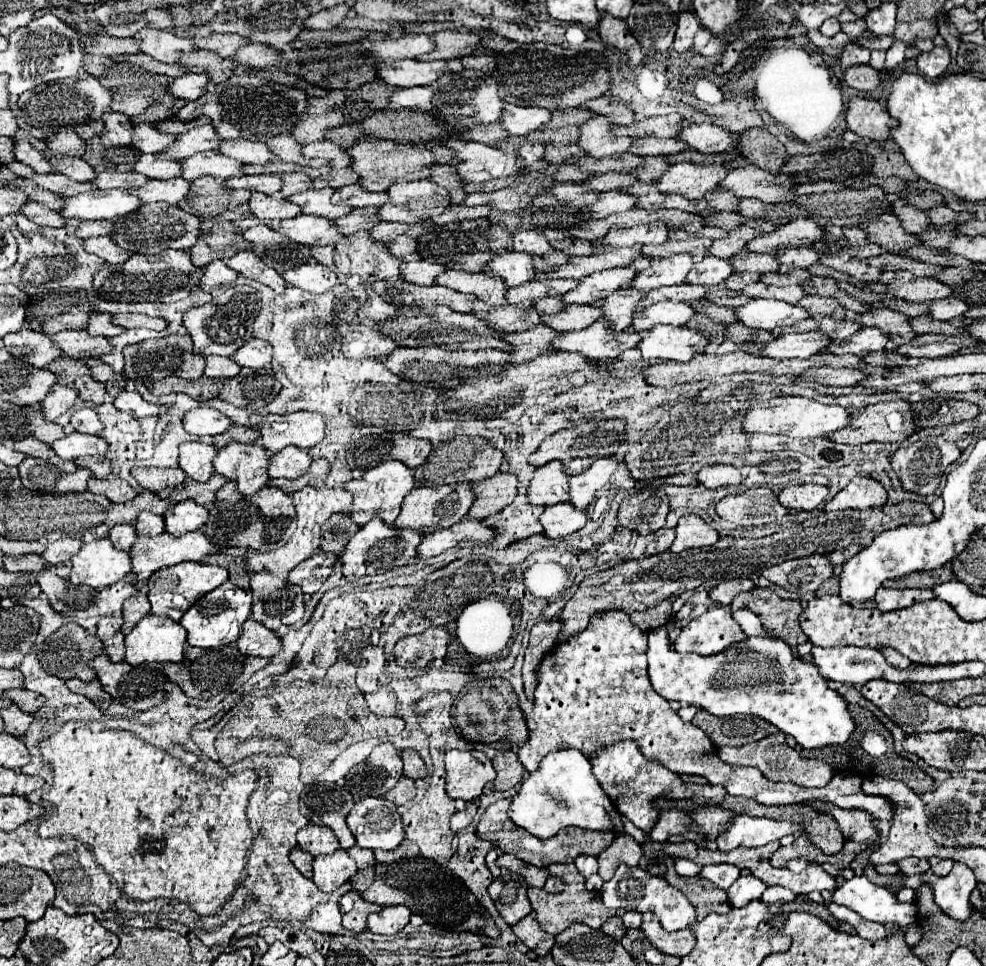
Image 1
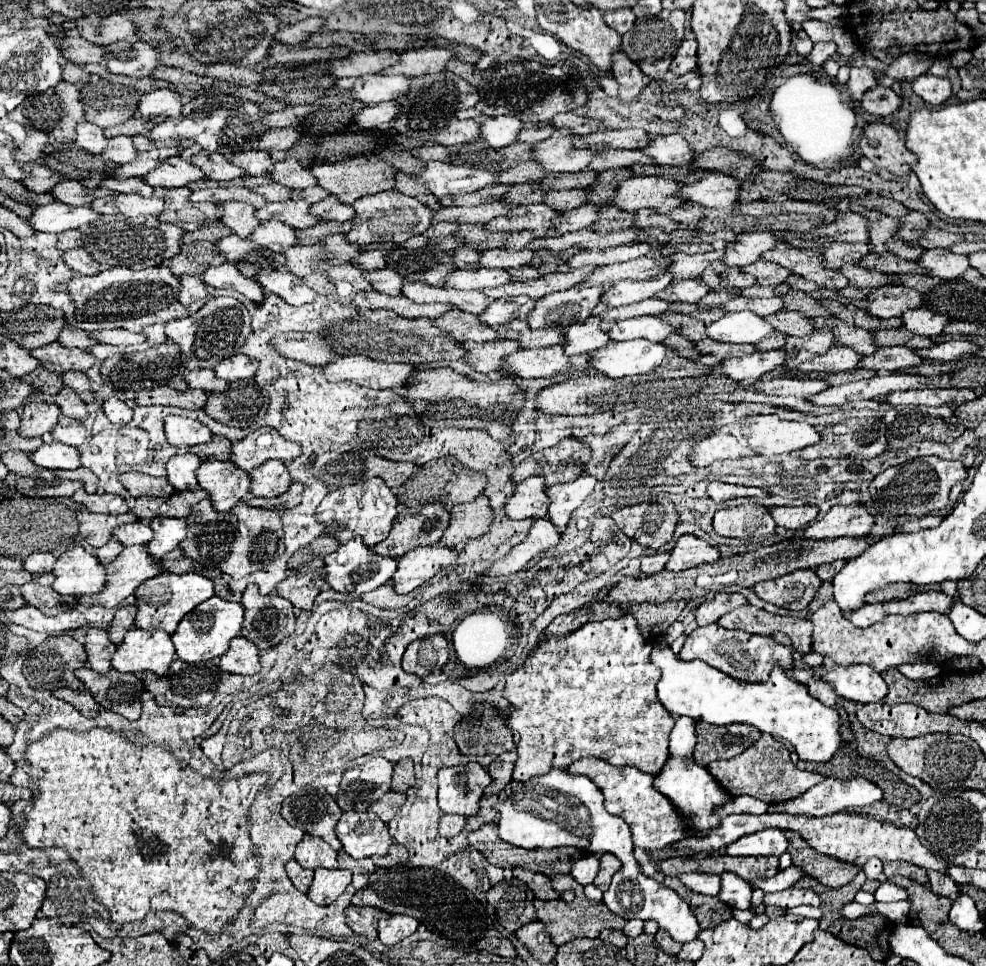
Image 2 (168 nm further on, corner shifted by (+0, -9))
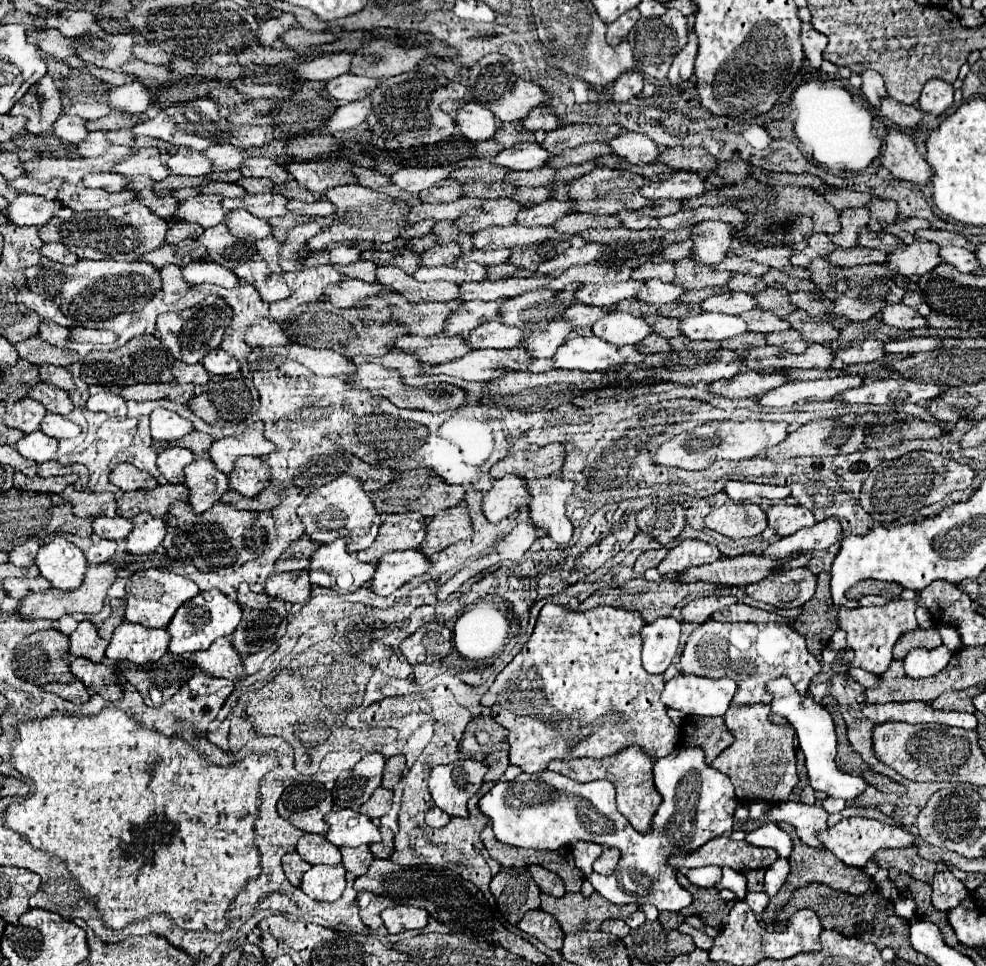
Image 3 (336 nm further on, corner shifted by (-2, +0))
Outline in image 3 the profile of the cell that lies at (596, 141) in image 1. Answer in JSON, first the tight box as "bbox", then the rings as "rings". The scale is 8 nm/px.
{"bbox":[494,143,552,171],"rings":[[[518,143],[510,149],[500,151],[494,157],[494,165],[510,171],[530,171],[544,167],[552,155],[546,149],[540,149],[538,143]]]}

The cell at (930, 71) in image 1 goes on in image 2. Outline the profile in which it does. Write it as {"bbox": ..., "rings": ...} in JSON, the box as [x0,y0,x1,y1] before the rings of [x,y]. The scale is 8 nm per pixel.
{"bbox":[912,74,952,106],"rings":[[[922,74],[912,82],[912,90],[924,98],[924,102],[932,104],[932,106],[940,106],[944,104],[950,96],[952,96],[952,88],[950,88],[950,80],[942,78],[942,76],[934,76],[934,74]]]}

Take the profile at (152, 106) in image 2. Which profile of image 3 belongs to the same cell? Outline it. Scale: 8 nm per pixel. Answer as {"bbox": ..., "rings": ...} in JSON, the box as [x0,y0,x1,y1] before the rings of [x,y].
{"bbox":[108,81,152,113],"rings":[[[138,81],[122,85],[122,87],[112,87],[108,93],[108,105],[118,111],[126,113],[144,113],[152,105],[152,95],[144,85]]]}

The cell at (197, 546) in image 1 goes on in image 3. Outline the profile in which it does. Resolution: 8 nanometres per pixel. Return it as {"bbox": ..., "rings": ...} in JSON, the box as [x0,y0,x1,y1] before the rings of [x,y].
{"bbox":[14,563,116,621],"rings":[[[100,563],[100,565],[92,565],[88,567],[88,573],[84,573],[84,585],[80,585],[78,589],[72,591],[58,591],[58,589],[48,589],[44,593],[32,593],[24,599],[18,601],[14,613],[20,619],[26,621],[36,621],[36,619],[50,619],[56,621],[62,615],[74,615],[74,613],[98,613],[102,609],[102,603],[106,599],[106,591],[112,585],[112,581],[116,581],[116,571],[112,569],[110,563]]]}

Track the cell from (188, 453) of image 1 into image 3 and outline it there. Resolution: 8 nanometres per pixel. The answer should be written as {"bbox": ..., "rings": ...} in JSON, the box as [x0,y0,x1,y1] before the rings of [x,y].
{"bbox":[156,447,194,485],"rings":[[[172,447],[172,449],[164,449],[158,459],[156,459],[156,467],[158,471],[168,479],[168,483],[178,485],[180,481],[184,481],[184,467],[194,459],[194,455],[188,449],[182,447]]]}

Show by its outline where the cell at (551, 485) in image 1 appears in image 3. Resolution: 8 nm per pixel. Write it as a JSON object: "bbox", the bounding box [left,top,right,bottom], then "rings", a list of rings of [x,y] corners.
{"bbox":[482,475,530,523],"rings":[[[504,475],[502,479],[492,481],[492,489],[484,493],[482,513],[490,523],[498,523],[528,503],[530,493],[524,487],[524,479],[516,475]]]}

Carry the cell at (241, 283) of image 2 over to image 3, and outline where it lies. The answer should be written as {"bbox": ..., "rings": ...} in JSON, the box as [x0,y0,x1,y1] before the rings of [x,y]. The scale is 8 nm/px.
{"bbox":[182,261,240,289],"rings":[[[212,261],[188,263],[186,267],[182,267],[182,277],[190,285],[212,283],[212,285],[220,285],[220,287],[226,287],[226,289],[232,289],[232,287],[240,285],[240,281],[236,279],[236,275],[232,271],[228,271],[226,267],[222,267],[218,263],[212,263]]]}

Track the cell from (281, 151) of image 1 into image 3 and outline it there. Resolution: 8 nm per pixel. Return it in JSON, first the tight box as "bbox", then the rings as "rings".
{"bbox":[202,145,246,171],"rings":[[[210,145],[206,151],[202,151],[202,155],[212,161],[216,171],[238,169],[238,165],[246,157],[246,153],[242,149],[236,149],[232,145]]]}

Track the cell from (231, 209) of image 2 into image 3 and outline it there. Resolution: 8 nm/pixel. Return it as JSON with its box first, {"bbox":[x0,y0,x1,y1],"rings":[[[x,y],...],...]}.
{"bbox":[166,195,226,227],"rings":[[[196,195],[186,201],[180,201],[180,209],[166,219],[166,221],[184,221],[184,223],[196,223],[206,227],[214,227],[224,221],[226,209],[220,205],[222,197],[220,195]]]}

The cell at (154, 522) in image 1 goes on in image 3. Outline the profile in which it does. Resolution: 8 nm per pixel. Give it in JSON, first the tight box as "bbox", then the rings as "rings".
{"bbox":[92,517,132,541],"rings":[[[96,517],[92,519],[92,533],[102,539],[118,541],[132,531],[132,523],[124,517]]]}

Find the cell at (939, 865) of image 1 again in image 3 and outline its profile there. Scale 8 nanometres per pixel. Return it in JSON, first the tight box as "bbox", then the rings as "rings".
{"bbox":[932,861,970,911],"rings":[[[942,861],[938,863],[938,869],[932,881],[932,889],[934,889],[932,905],[942,911],[954,909],[964,901],[964,897],[970,897],[970,891],[966,889],[966,885],[958,881]]]}

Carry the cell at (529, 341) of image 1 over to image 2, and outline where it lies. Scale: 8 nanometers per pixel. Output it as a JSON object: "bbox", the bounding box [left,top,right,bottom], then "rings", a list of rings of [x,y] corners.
{"bbox":[464,340,522,374],"rings":[[[496,340],[496,342],[464,342],[464,348],[468,350],[466,360],[474,366],[476,372],[492,374],[498,372],[498,366],[502,366],[502,358],[506,358],[506,354],[518,352],[522,346],[510,340]]]}

